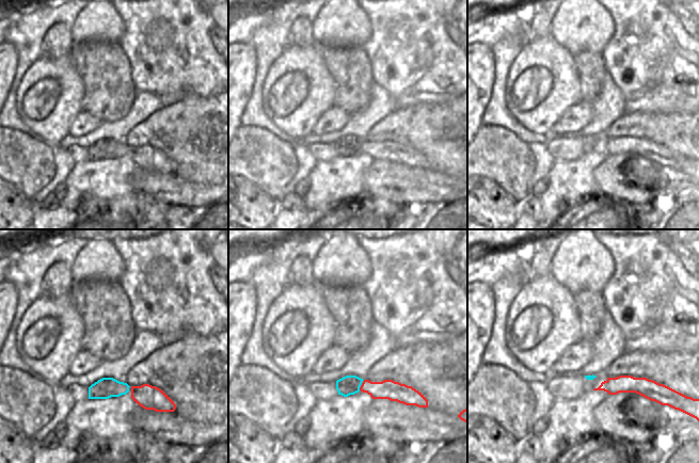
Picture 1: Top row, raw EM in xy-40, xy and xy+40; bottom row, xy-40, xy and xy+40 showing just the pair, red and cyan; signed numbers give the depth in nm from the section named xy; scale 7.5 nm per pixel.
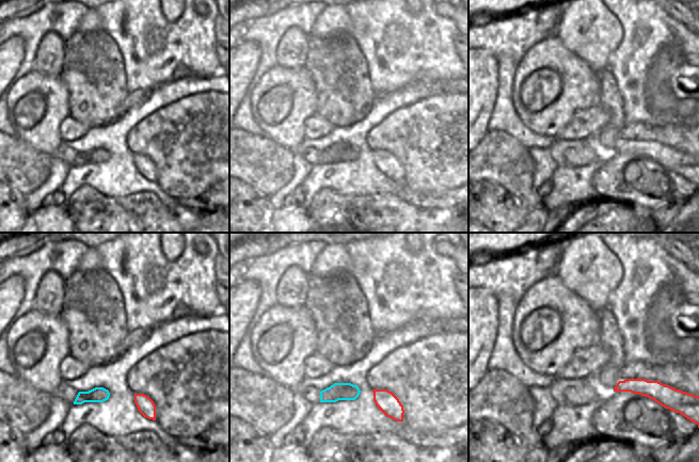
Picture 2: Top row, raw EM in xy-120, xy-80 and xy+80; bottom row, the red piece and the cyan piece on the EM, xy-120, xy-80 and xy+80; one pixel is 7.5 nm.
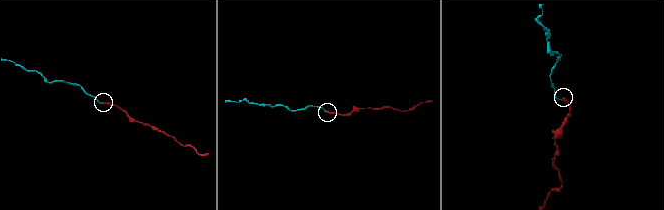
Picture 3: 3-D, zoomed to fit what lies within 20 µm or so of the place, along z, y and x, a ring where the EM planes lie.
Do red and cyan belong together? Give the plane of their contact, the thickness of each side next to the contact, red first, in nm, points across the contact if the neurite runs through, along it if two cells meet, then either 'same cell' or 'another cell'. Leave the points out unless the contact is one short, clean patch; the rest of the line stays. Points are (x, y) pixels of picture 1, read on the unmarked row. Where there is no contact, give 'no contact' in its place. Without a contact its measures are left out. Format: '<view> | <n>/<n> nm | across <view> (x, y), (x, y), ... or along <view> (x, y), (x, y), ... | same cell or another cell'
xy | 150/150 nm | across xy (390, 150), (375, 150), (361, 146), (348, 146) | same cell

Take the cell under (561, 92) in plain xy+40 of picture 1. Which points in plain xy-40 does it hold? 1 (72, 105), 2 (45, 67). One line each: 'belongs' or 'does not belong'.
1: belongs
2: belongs

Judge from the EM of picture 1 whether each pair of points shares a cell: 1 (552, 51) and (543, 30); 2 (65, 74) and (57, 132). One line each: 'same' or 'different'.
1: different
2: same

